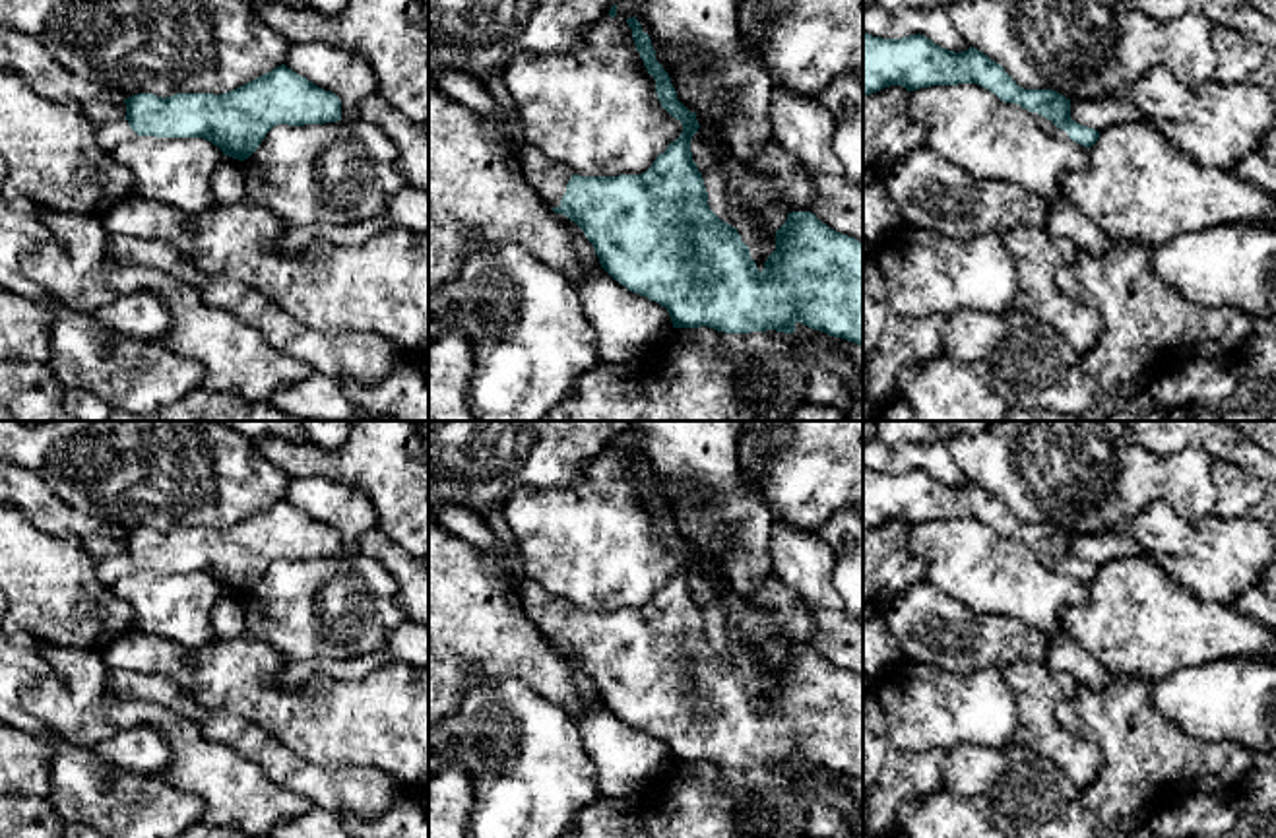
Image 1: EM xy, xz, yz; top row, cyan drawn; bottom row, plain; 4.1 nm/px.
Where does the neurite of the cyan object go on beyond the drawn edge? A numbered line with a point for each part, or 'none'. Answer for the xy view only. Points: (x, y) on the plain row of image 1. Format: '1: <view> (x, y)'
1: xy (109, 571)

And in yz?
1: yz (1042, 555)

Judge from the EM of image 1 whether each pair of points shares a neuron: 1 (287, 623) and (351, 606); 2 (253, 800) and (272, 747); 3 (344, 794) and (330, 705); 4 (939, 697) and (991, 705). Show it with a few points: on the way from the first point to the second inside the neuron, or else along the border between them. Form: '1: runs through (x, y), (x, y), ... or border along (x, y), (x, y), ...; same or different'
1: runs through (303, 610), (336, 608); same
2: border along (225, 745), (251, 759), (274, 782), (301, 796); different
3: border along (297, 753), (324, 765), (373, 765), (384, 773); different
4: runs through (953, 705), (978, 705); same

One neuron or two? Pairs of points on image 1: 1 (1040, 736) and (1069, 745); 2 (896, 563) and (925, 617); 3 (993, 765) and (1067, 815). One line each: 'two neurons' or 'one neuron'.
1: one neuron
2: two neurons
3: one neuron

